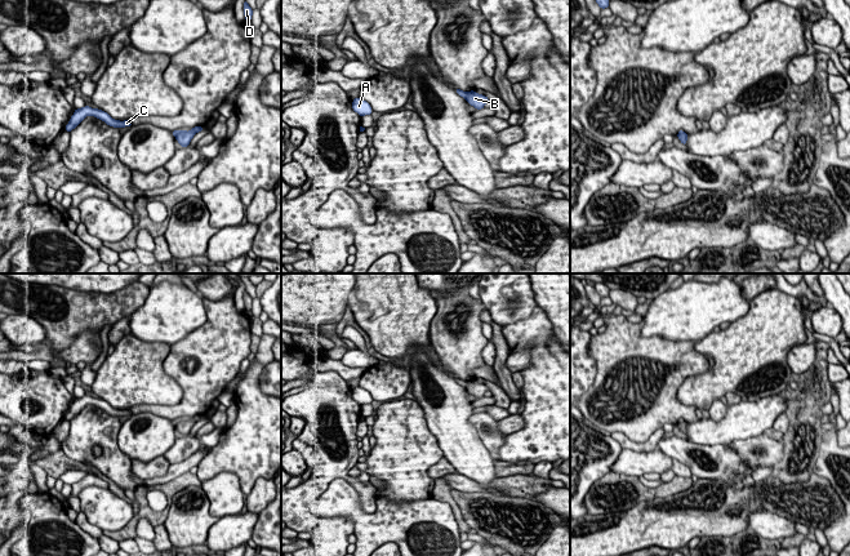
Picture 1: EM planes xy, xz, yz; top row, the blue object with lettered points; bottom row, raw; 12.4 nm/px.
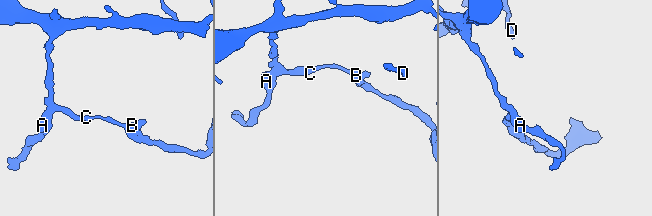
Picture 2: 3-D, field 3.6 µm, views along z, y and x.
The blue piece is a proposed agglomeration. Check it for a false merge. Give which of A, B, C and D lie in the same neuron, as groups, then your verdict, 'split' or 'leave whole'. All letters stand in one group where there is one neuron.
A C D / B; split

